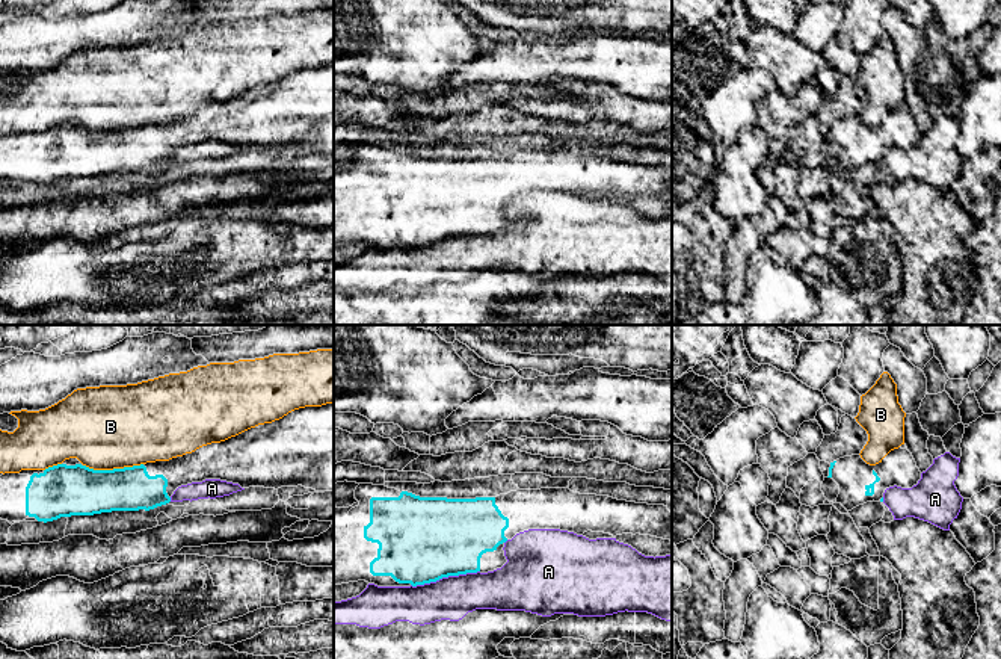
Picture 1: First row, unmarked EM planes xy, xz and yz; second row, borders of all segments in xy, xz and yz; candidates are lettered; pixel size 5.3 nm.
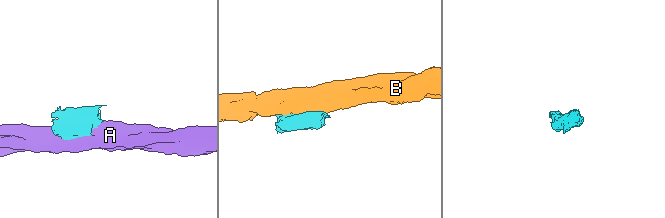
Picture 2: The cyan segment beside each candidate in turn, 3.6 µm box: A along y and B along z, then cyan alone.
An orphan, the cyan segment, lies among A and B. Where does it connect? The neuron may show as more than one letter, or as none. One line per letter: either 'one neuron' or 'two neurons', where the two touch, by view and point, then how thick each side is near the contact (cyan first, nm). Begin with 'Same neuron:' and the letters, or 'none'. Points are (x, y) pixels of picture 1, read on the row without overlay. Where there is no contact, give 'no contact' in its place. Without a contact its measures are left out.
Same neuron: none
A: two neurons; meets cyan in xz at (444, 238); 460 nm thick on the cyan side, 220 nm on the other
B: two neurons; meets cyan in xy at (113, 130); 280 nm thick on the cyan side, 440 nm on the other

